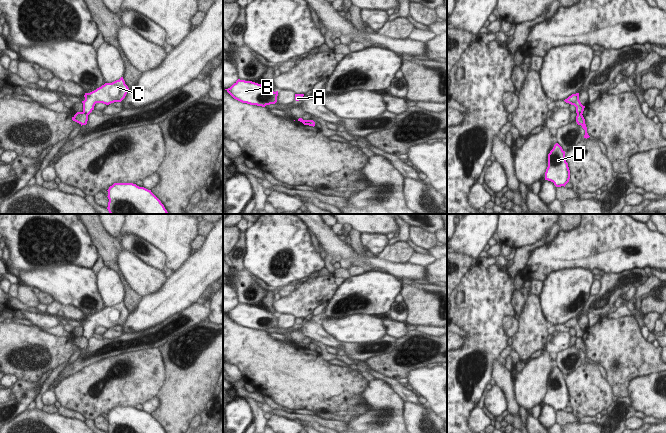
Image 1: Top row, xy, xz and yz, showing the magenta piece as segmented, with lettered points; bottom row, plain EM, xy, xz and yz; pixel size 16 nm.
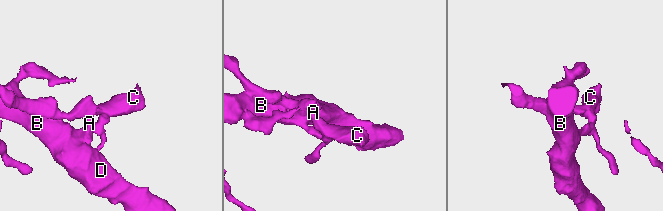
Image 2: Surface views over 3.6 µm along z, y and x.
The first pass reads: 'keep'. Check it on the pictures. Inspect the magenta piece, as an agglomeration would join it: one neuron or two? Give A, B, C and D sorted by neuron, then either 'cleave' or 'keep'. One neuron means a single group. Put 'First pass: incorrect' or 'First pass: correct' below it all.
A C / B D | cleave
First pass: incorrect

